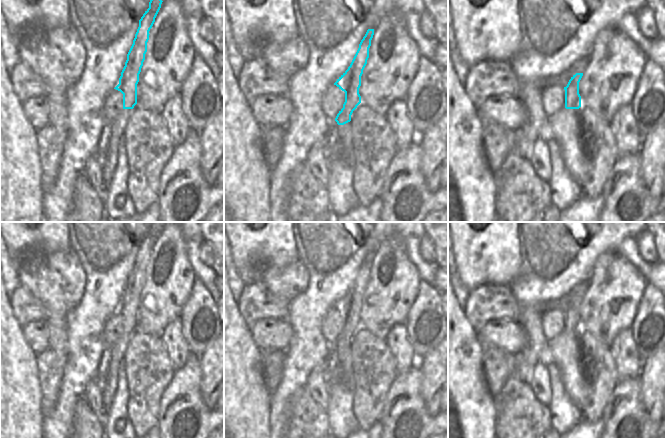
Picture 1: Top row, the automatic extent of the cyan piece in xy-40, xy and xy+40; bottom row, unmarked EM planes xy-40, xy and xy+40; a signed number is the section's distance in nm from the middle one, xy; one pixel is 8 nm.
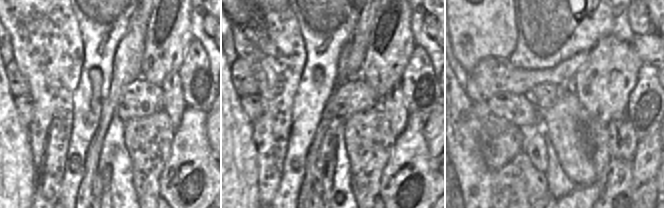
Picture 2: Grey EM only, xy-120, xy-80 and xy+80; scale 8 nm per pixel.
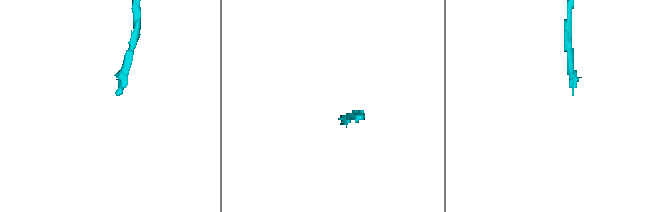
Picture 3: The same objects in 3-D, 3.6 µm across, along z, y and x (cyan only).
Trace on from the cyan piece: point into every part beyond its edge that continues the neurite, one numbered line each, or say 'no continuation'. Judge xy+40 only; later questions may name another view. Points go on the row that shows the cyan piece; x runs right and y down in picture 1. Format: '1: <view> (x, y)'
no continuation

